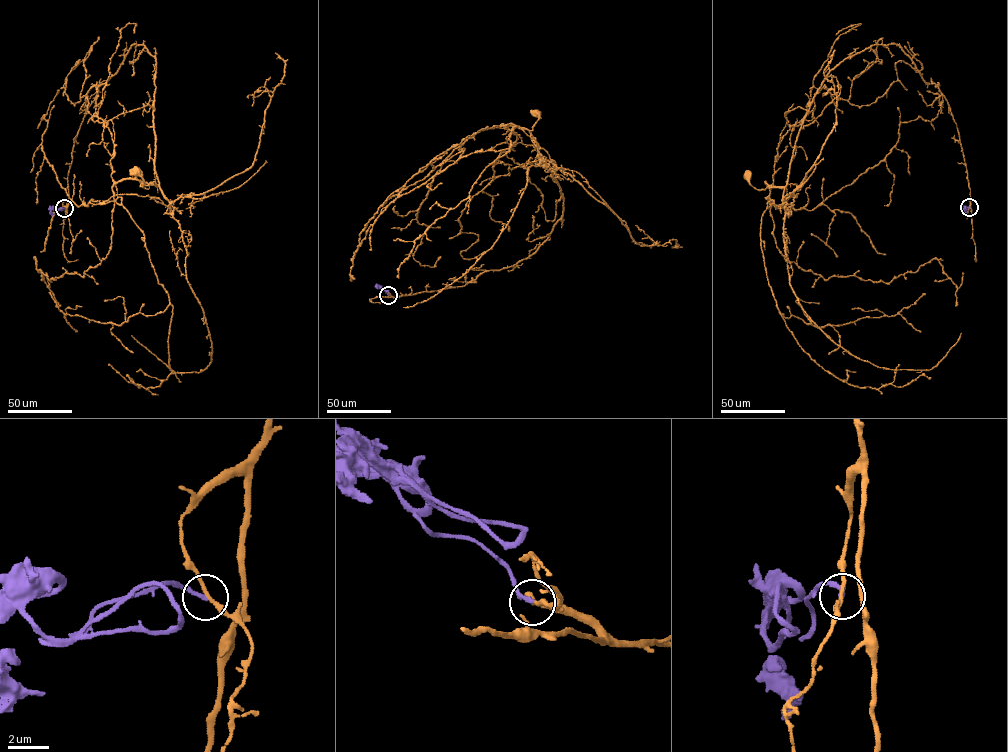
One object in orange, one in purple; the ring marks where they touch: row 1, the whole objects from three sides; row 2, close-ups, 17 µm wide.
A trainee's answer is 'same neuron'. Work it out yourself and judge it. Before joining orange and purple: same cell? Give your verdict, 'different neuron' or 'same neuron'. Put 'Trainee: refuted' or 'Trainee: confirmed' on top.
Trainee: refuted
different neuron

